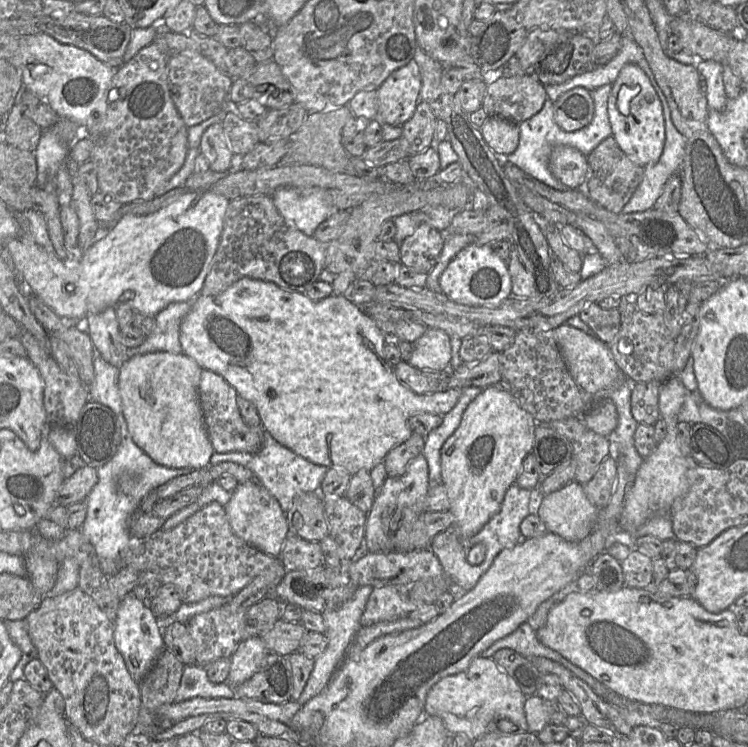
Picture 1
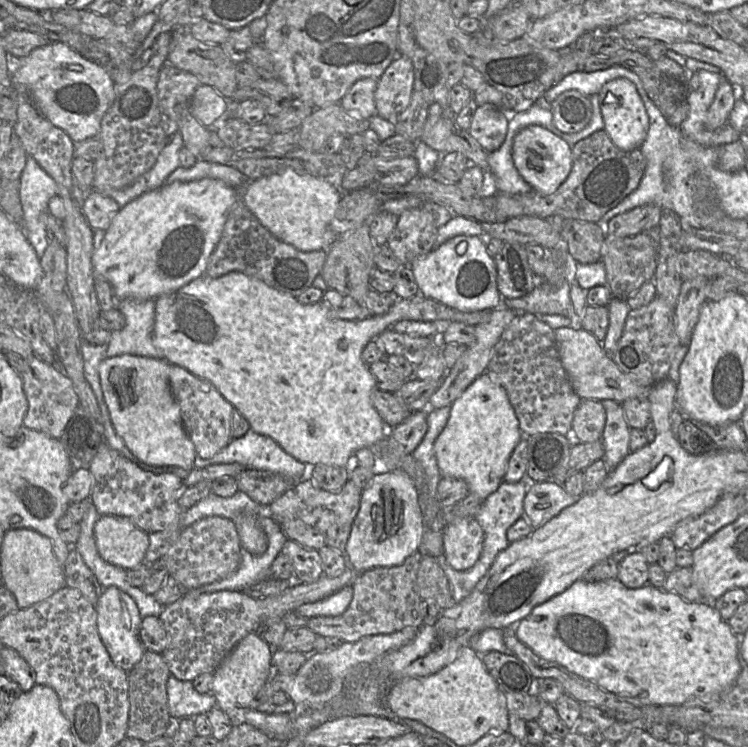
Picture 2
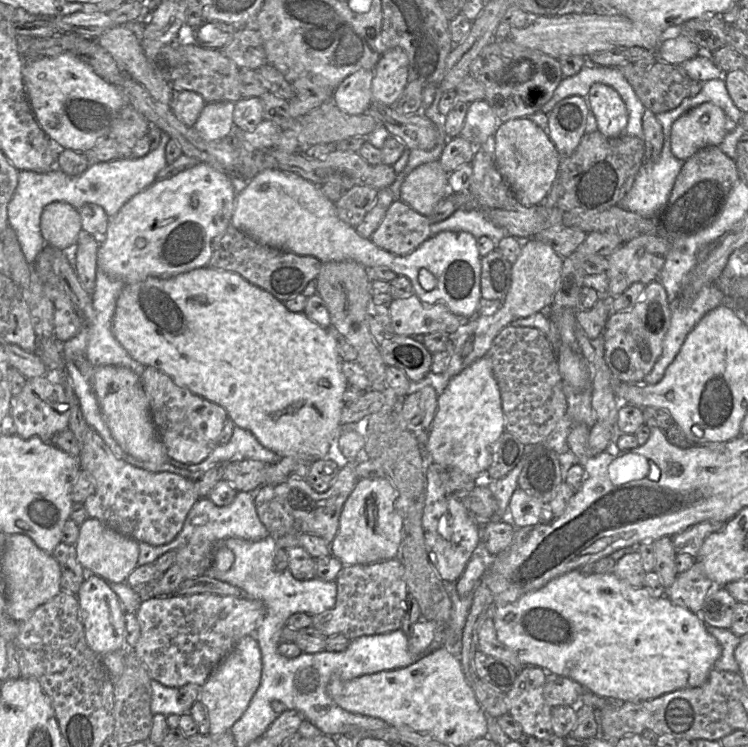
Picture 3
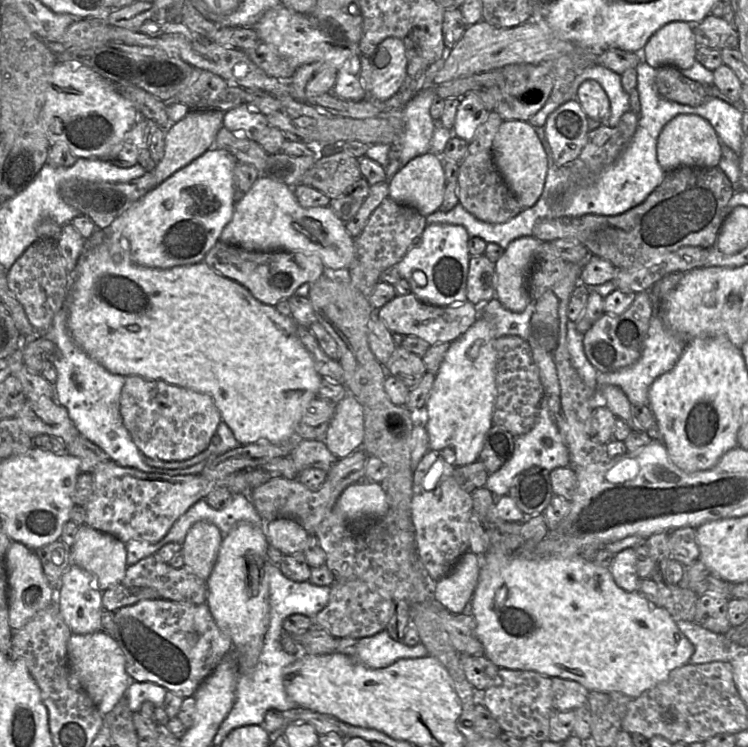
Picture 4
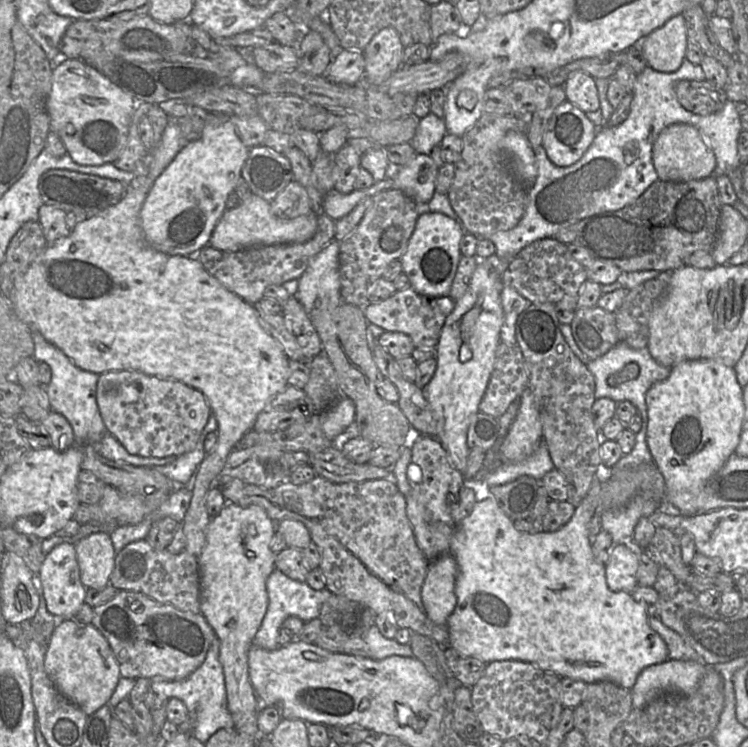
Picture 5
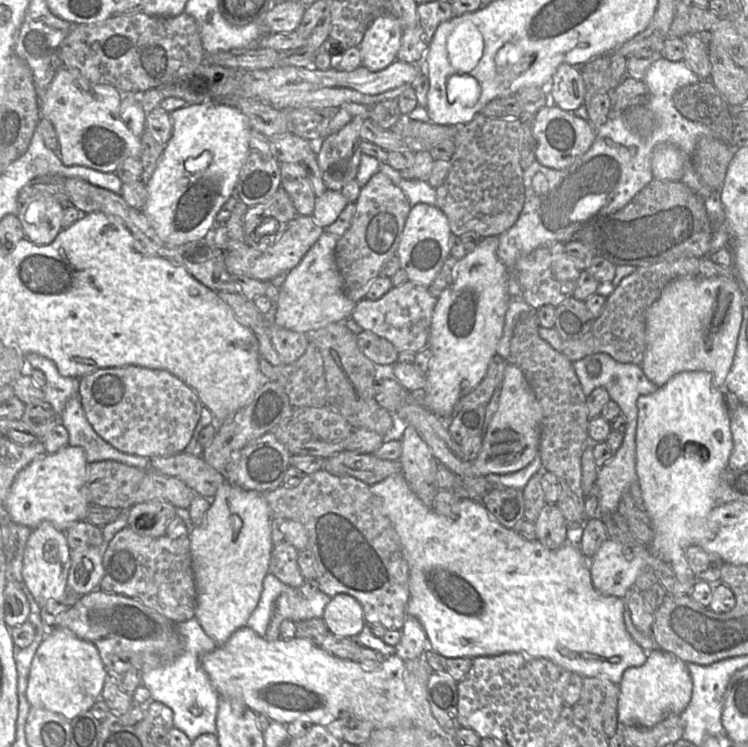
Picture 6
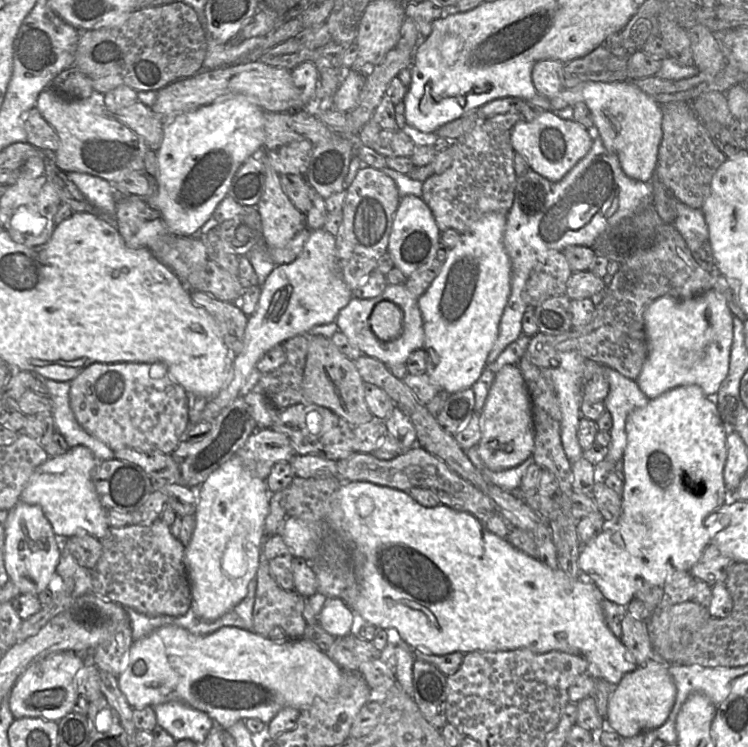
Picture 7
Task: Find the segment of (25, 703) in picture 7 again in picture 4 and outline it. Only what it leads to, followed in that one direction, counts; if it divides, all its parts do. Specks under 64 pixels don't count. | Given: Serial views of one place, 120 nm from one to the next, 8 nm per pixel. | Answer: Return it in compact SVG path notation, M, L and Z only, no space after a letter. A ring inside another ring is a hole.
M105 630L88 634L72 633L67 643L69 682L79 685L98 711L106 715L125 695L132 678L125 668L125 656L115 639Z

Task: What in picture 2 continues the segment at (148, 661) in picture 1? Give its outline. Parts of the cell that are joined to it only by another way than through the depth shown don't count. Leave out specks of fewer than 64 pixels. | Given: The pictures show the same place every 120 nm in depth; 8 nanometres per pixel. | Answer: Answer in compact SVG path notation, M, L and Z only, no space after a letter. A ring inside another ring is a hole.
M109 586L104 588L95 609L98 632L111 660L118 668L129 672L141 660L146 651L139 637L143 617L136 602L121 589Z

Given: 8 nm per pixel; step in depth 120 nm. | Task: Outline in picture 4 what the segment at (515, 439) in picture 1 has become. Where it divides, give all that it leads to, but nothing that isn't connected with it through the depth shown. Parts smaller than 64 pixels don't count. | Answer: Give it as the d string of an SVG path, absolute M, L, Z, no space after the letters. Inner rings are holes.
M480 314L465 333L450 343L426 403L424 424L428 432L428 450L452 447L456 467L479 459L484 437L493 425L497 397L495 339L493 325Z

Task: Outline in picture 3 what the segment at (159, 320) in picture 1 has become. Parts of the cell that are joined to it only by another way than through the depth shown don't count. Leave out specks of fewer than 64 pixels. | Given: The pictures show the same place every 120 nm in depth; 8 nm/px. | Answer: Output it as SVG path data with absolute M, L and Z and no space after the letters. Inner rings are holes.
M101 268L97 269L96 286L91 294L94 308L93 319L88 319L83 316L84 327L89 331L86 357L93 366L113 365L125 367L133 370L137 375L140 376L144 372L145 367L149 366L144 366L143 364L134 360L127 350L119 343L112 331L112 321L117 300L125 285L126 284L123 281L110 276Z

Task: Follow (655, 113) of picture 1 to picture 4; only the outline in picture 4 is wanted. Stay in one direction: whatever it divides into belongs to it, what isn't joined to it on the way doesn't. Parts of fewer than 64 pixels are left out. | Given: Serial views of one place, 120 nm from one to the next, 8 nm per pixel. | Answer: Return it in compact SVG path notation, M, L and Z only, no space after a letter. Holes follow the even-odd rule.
M584 81L577 90L575 100L580 103L588 117L607 123L610 116L610 101L597 81Z

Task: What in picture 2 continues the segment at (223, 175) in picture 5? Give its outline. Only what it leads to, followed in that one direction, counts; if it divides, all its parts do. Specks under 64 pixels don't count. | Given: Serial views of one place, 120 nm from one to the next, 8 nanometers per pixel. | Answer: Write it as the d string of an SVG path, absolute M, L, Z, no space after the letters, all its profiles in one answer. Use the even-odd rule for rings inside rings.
M210 178L164 184L144 193L119 210L99 246L94 249L91 257L94 280L95 276L105 279L118 299L155 300L204 276L229 213L238 199L238 190Z

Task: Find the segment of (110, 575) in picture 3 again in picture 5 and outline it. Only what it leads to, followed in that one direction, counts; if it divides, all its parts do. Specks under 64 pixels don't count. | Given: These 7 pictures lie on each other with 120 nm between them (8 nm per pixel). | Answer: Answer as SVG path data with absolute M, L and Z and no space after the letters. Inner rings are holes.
M104 531L92 533L74 547L82 584L93 589L107 587L117 553L110 534Z

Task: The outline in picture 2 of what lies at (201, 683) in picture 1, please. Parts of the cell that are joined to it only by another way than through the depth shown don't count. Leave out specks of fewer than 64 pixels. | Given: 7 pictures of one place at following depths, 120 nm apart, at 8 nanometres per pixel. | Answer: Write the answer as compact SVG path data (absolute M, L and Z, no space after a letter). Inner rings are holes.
M171 675L166 687L169 712L172 718L193 718L217 707L215 697L211 693L197 692L192 681L179 680Z

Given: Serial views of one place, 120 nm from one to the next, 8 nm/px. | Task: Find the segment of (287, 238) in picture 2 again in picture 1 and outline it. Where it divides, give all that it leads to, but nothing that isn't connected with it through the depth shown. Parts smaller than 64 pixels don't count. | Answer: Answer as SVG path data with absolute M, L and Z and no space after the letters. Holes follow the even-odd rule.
M283 187L272 194L275 207L284 220L307 236L313 236L317 227L334 211L331 196L322 188Z

